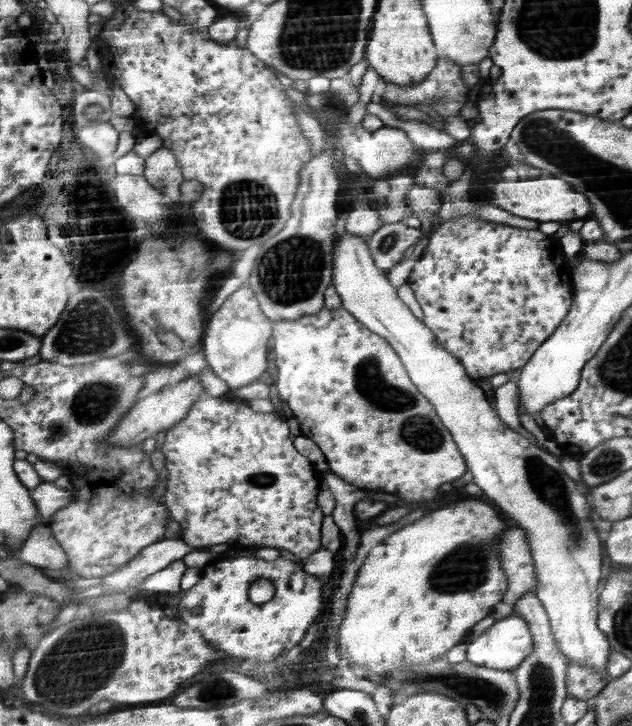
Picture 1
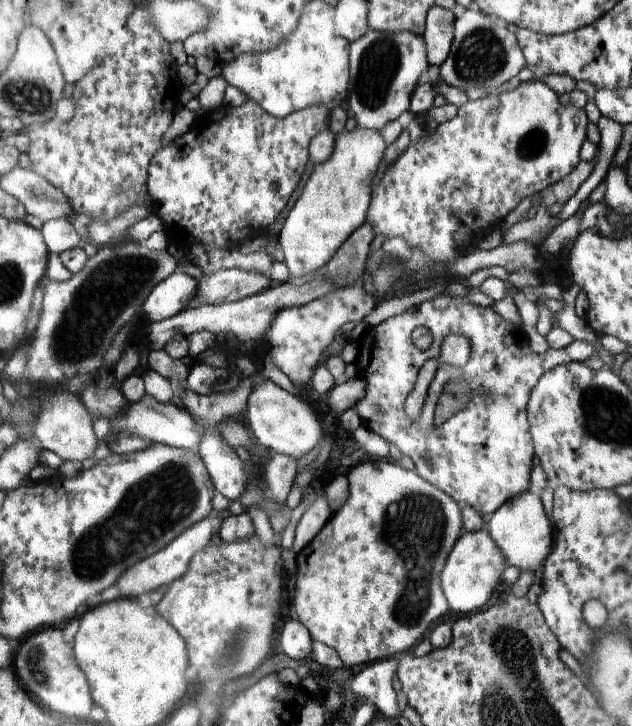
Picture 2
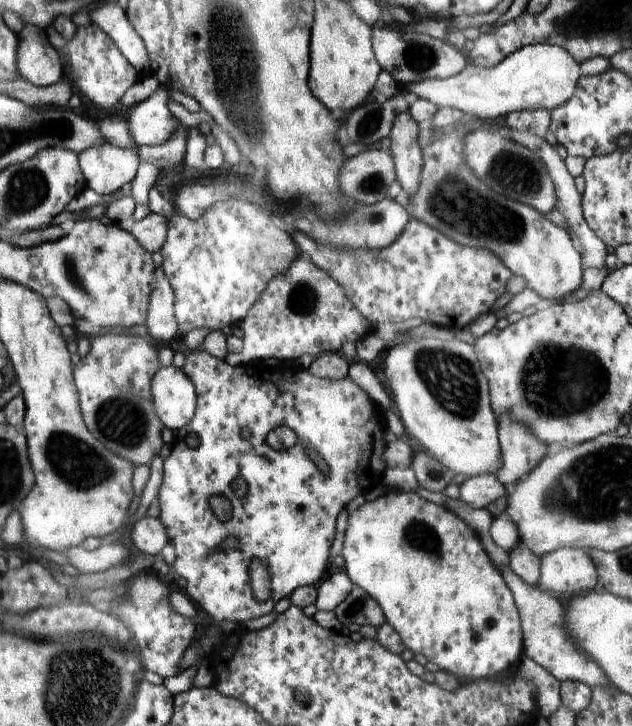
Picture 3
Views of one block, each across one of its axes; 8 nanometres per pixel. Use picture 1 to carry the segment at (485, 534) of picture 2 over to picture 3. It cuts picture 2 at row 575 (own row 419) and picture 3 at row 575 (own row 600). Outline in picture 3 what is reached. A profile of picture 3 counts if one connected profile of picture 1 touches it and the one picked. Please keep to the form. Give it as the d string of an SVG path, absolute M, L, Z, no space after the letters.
M562 547L542 556L541 578L538 582L542 590L554 592L554 594L580 595L586 590L592 590L596 586L596 567L586 556L586 550L578 547Z

